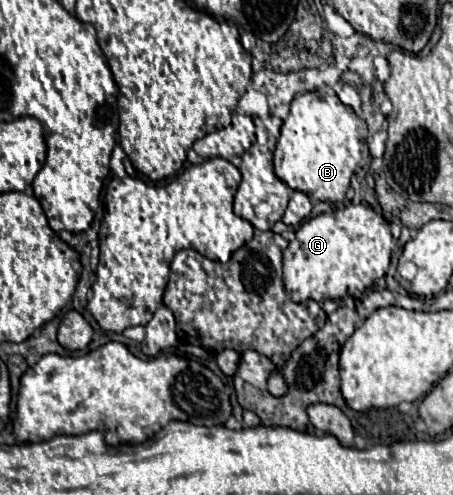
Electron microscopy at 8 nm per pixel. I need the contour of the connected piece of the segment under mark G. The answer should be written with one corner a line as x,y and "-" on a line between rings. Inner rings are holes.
349,204
330,213
309,218
299,226
295,236
297,238
289,242
287,250
283,252
283,282
293,302
307,302
307,300
323,302
323,300
342,299
347,295
354,296
355,292
364,292
377,279
384,277
390,266
393,248
391,226
382,215
363,204
359,206

